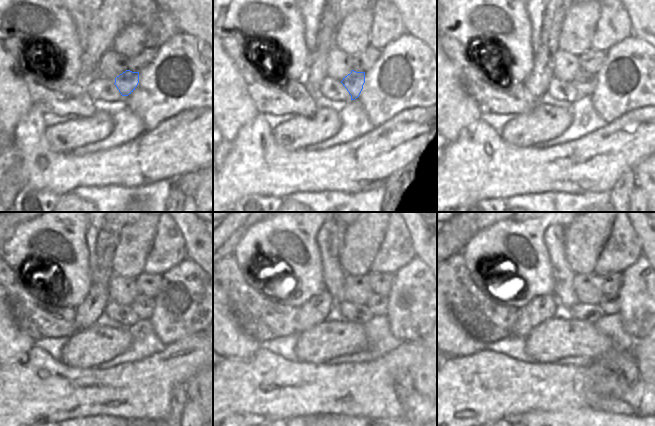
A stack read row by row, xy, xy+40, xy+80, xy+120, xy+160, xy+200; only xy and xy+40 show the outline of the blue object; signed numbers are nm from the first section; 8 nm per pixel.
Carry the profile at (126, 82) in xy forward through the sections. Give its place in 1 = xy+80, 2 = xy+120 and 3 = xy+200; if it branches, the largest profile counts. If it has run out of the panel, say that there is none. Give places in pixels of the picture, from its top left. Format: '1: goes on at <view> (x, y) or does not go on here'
1: goes on at xy+80 (584, 82)
2: goes on at xy+120 (143, 306)
3: goes on at xy+200 (604, 301)

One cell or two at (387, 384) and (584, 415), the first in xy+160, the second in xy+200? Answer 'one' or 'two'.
two

